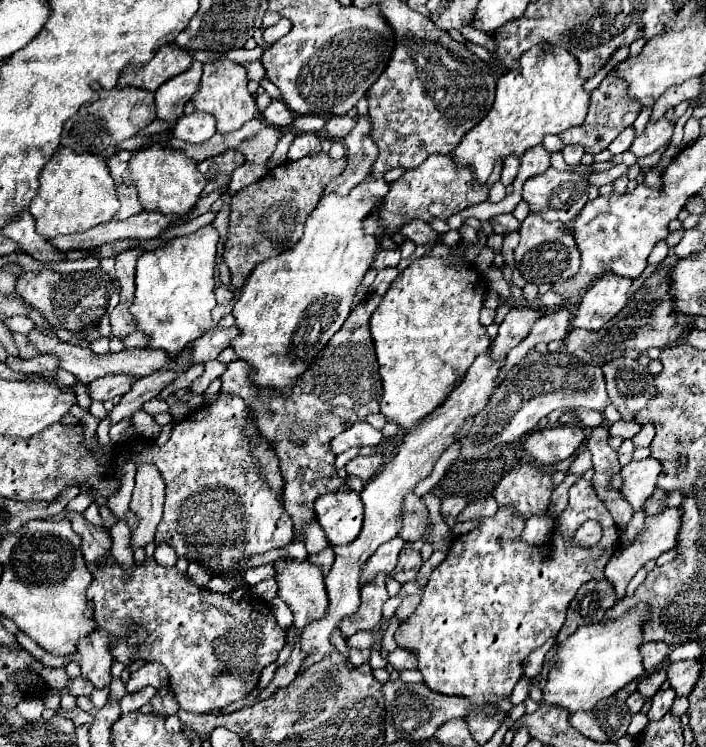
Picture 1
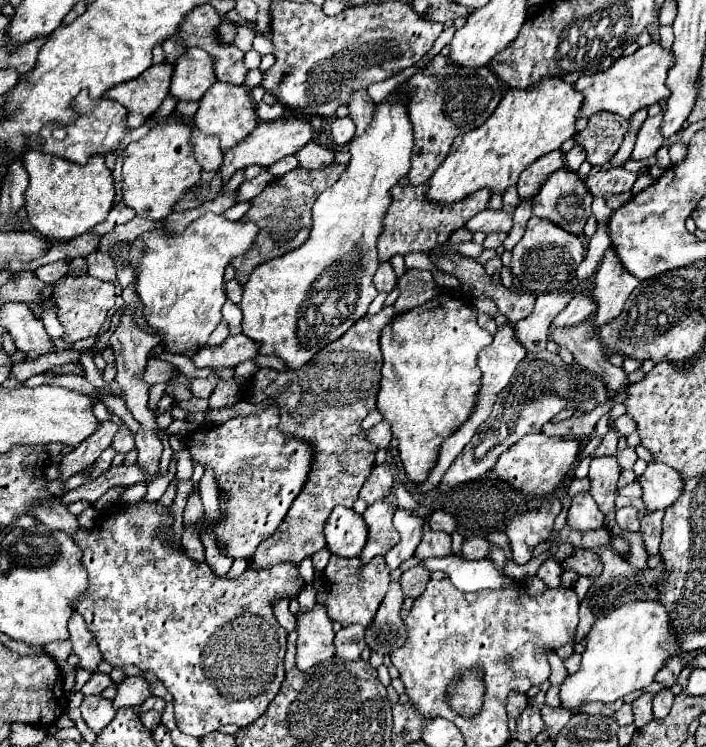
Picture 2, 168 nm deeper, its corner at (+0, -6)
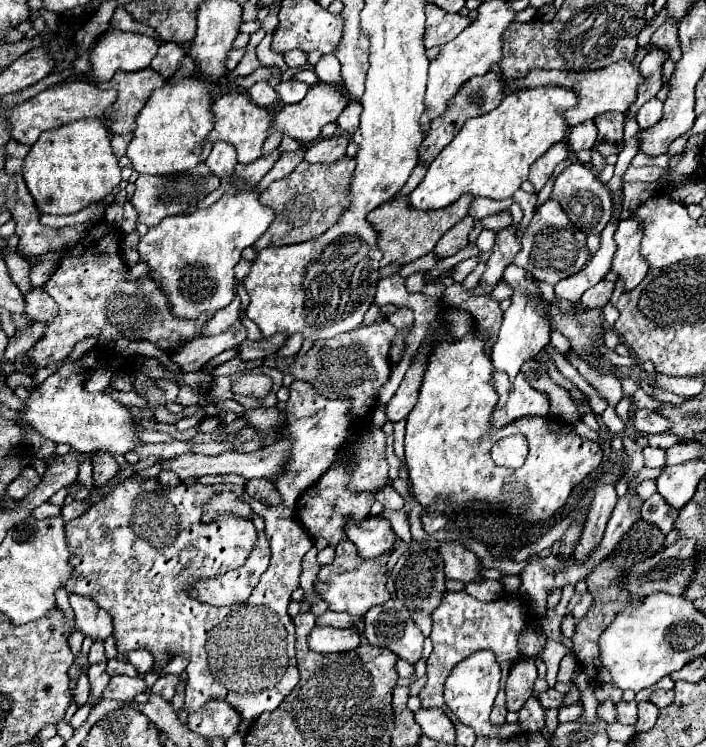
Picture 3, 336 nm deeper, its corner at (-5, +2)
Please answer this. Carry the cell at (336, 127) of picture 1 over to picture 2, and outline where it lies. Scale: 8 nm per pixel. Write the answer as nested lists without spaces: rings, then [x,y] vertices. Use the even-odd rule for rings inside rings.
[[[335,118],[331,124],[331,138],[337,146],[345,146],[355,136],[355,124],[351,118]]]

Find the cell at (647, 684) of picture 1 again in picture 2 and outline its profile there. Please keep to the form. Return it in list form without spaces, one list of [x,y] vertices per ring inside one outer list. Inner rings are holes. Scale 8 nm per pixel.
[[[643,694],[641,698],[637,698],[633,702],[633,714],[635,714],[635,726],[637,728],[643,728],[645,724],[649,724],[653,720],[651,702],[653,702],[653,694]]]

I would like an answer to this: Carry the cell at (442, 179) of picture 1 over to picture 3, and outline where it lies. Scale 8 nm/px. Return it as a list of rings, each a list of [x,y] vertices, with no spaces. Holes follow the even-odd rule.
[[[464,194],[464,198],[456,200],[452,206],[446,206],[444,210],[412,210],[412,206],[408,206],[408,196],[398,196],[392,198],[390,202],[380,204],[376,210],[372,210],[368,214],[368,222],[380,232],[378,238],[378,246],[382,250],[382,266],[390,264],[390,262],[398,262],[398,264],[408,264],[428,252],[434,250],[436,242],[452,228],[456,226],[464,216],[468,216],[470,206],[472,206],[474,198],[468,198],[468,194]]]

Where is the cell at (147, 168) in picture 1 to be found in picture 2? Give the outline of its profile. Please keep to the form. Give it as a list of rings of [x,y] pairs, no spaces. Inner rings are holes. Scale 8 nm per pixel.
[[[175,114],[155,120],[149,118],[151,130],[137,142],[125,148],[123,162],[123,202],[133,208],[137,216],[149,220],[165,220],[181,194],[199,180],[201,166],[193,156],[191,124],[179,120]]]

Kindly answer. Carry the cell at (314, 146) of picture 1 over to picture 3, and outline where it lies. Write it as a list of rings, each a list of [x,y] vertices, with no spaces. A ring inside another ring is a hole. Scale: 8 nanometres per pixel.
[[[332,136],[332,138],[320,138],[306,150],[306,162],[334,162],[346,154],[348,138],[344,136]]]

